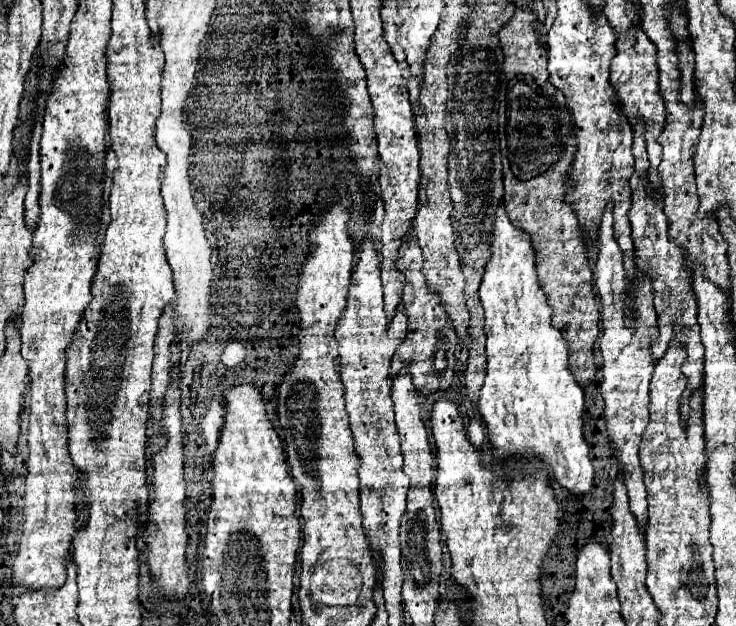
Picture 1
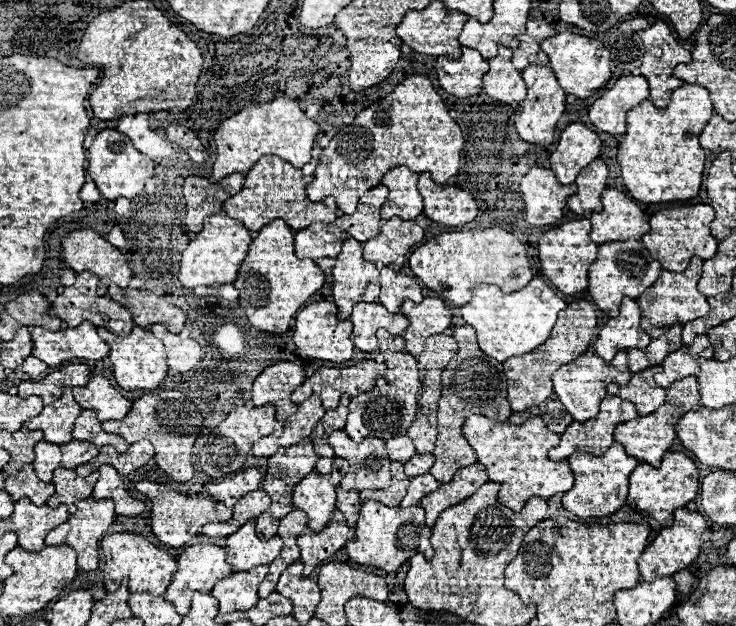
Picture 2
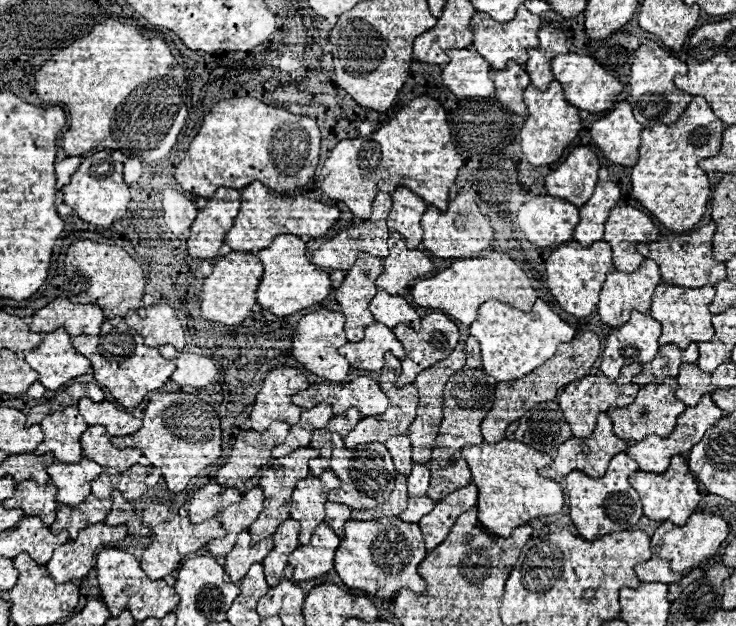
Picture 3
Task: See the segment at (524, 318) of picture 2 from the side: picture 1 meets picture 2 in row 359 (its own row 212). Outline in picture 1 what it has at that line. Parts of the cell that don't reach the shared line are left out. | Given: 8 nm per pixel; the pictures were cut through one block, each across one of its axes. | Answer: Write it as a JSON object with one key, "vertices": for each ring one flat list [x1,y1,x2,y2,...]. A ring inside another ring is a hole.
{"vertices":[[500,202,496,206,496,212,494,212,494,222,492,222,494,230,492,230,492,240,488,244,492,256,486,264,486,272,482,276,482,284,480,284,480,300,482,300,482,306,484,306,484,312,486,312,486,324,484,324,484,334,486,334,486,378,484,378,484,384,482,384,482,390,480,390,480,400,478,400,478,410,482,414,482,418,486,420,486,426,488,426,488,440,492,444,492,448,496,450,498,458,506,458,510,454,520,454,524,458,528,456,536,456,540,458,542,462,548,464,548,470,550,474,556,478,558,484,562,484,564,488,568,488,572,494,580,496,580,494,586,494,590,492,592,488,592,480,594,480,594,468,592,468,592,462,590,462,590,448,582,436,582,412,584,412,584,390,582,386,578,384,574,372,570,370,568,366,568,358,570,358,570,352,568,352,568,340,564,336,564,332,560,332,558,328,554,328,552,324,552,306,548,304,548,296,546,292,542,290,542,286,538,284,538,276,536,276,536,250,534,250,534,244,532,244,532,236,528,232,524,232,522,228,516,228,510,218,508,218,508,212,506,212,506,206,504,202]]}

